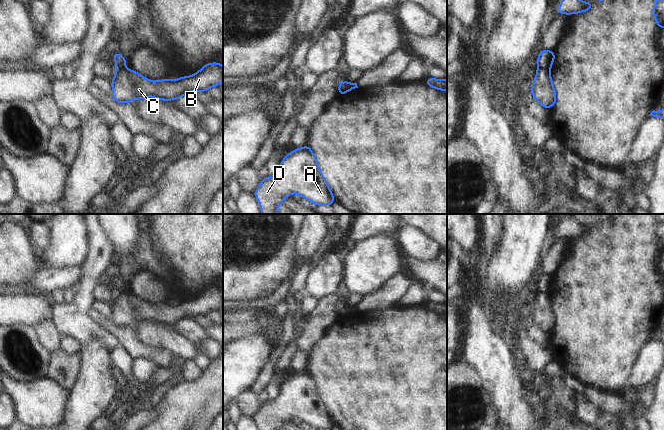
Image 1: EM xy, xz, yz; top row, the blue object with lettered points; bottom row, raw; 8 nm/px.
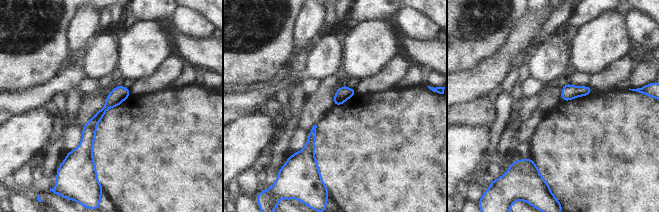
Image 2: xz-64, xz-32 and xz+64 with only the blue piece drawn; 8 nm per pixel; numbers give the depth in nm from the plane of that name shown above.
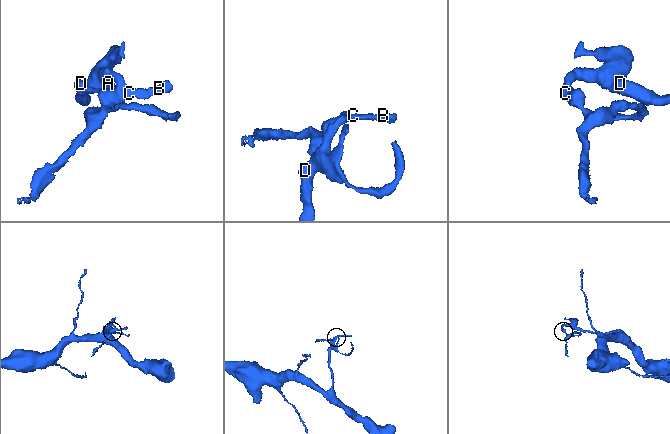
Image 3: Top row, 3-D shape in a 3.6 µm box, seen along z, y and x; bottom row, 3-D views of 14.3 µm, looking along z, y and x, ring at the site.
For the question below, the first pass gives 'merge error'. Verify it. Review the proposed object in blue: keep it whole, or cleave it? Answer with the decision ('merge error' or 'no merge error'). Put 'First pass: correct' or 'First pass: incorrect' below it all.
merge error
First pass: correct

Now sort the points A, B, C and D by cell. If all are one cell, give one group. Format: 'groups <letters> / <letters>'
groups A D / B C

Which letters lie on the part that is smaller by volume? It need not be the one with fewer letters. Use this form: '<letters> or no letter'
B, C

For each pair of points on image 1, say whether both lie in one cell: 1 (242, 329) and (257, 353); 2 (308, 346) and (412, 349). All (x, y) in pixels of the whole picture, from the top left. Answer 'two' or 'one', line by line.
1: two
2: two

